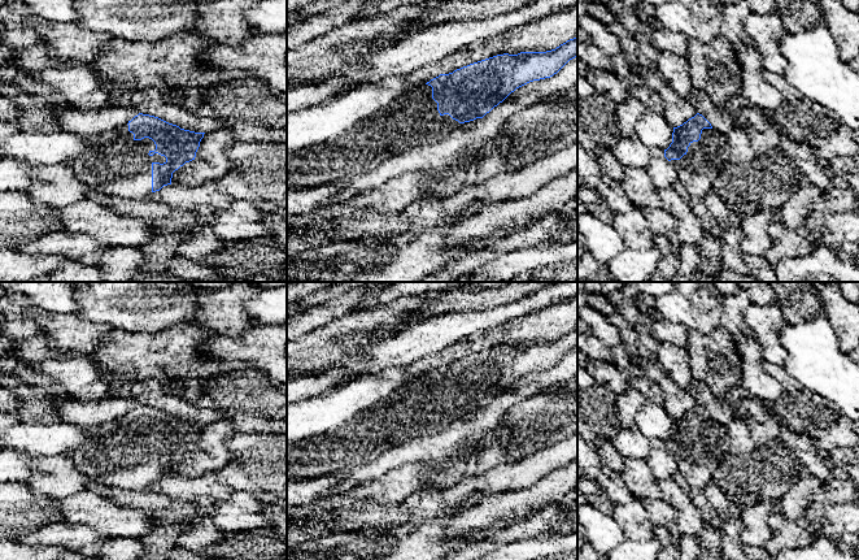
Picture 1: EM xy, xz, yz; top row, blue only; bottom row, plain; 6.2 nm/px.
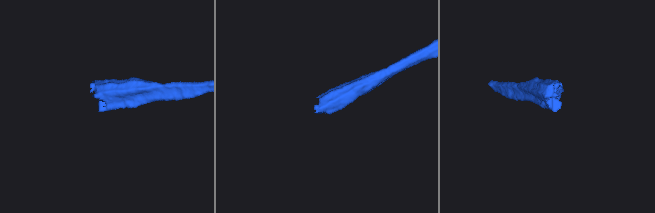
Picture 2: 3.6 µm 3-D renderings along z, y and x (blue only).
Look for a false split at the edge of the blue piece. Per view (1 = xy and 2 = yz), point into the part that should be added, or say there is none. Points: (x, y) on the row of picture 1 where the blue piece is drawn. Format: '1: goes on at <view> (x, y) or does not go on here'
1: goes on at xy (144, 146)
2: goes on at yz (707, 139)

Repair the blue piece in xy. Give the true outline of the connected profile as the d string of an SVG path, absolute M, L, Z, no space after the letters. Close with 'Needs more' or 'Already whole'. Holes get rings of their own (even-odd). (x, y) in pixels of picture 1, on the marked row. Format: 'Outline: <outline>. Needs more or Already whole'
Outline: M143 113L135 116L126 126L127 133L134 135L131 147L140 151L141 156L152 160L152 192L171 185L173 173L186 162L195 160L200 142L205 134L184 130L158 117Z. Needs more

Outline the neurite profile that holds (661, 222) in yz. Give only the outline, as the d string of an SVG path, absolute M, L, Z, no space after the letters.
M663 208L642 209L649 230L670 240L671 249L679 253L681 243L677 238L677 220Z

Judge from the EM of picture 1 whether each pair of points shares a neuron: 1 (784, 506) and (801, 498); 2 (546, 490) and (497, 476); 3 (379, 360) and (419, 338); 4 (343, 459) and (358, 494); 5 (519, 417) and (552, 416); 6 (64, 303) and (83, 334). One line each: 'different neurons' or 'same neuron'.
1: same neuron
2: different neurons
3: same neuron
4: different neurons
5: same neuron
6: different neurons

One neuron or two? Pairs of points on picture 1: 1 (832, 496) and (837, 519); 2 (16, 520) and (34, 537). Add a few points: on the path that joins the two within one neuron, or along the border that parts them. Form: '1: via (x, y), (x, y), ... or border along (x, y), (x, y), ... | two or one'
1: border along (825, 500), (829, 503), (845, 503) | two
2: border along (57, 520), (16, 538) | two

